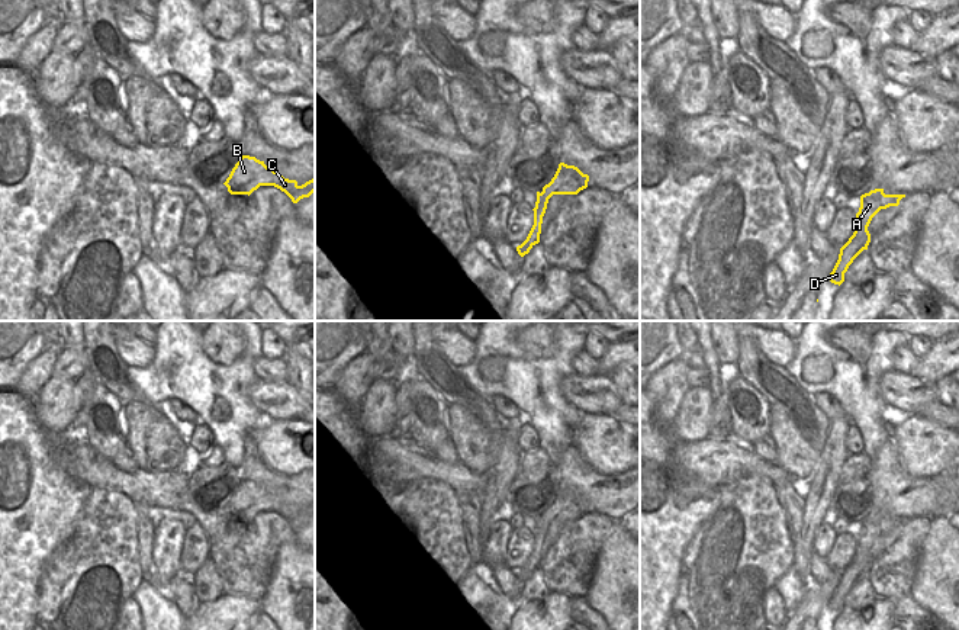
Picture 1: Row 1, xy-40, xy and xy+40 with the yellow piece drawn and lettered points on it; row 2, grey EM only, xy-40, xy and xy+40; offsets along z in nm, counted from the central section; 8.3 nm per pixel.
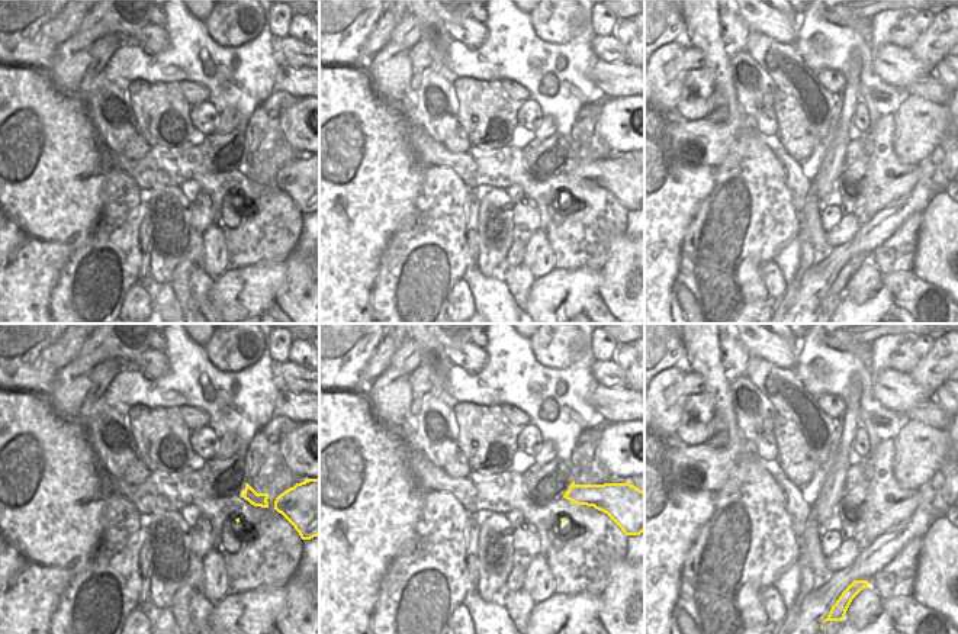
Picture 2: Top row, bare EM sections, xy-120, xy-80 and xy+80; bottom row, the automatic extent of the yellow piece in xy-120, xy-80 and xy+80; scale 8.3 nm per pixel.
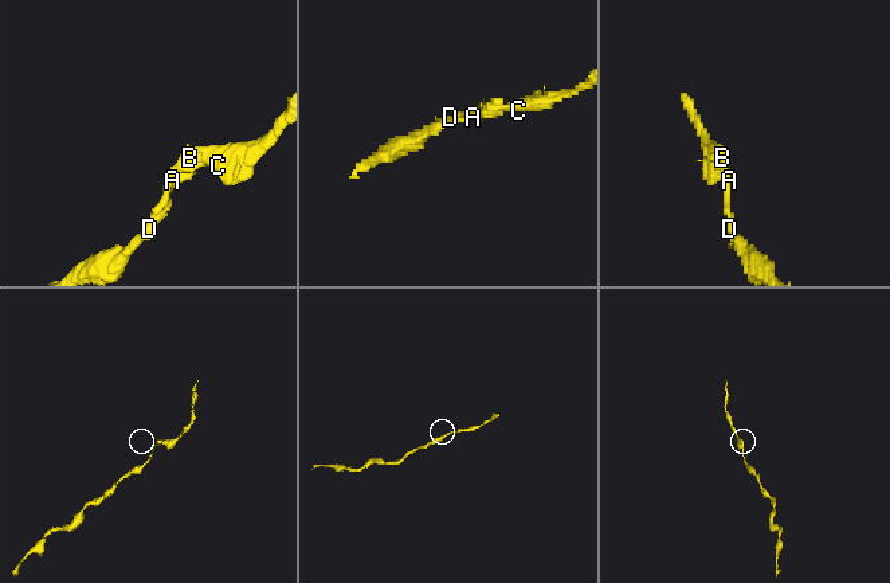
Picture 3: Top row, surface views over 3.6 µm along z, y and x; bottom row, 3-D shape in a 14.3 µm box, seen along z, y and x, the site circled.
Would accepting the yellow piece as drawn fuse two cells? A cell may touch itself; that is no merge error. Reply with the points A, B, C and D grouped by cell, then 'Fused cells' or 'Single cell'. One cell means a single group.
Groups: A B C D. Single cell

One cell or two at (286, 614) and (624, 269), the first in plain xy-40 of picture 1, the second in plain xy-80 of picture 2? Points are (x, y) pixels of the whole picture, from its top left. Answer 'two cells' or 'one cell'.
one cell

